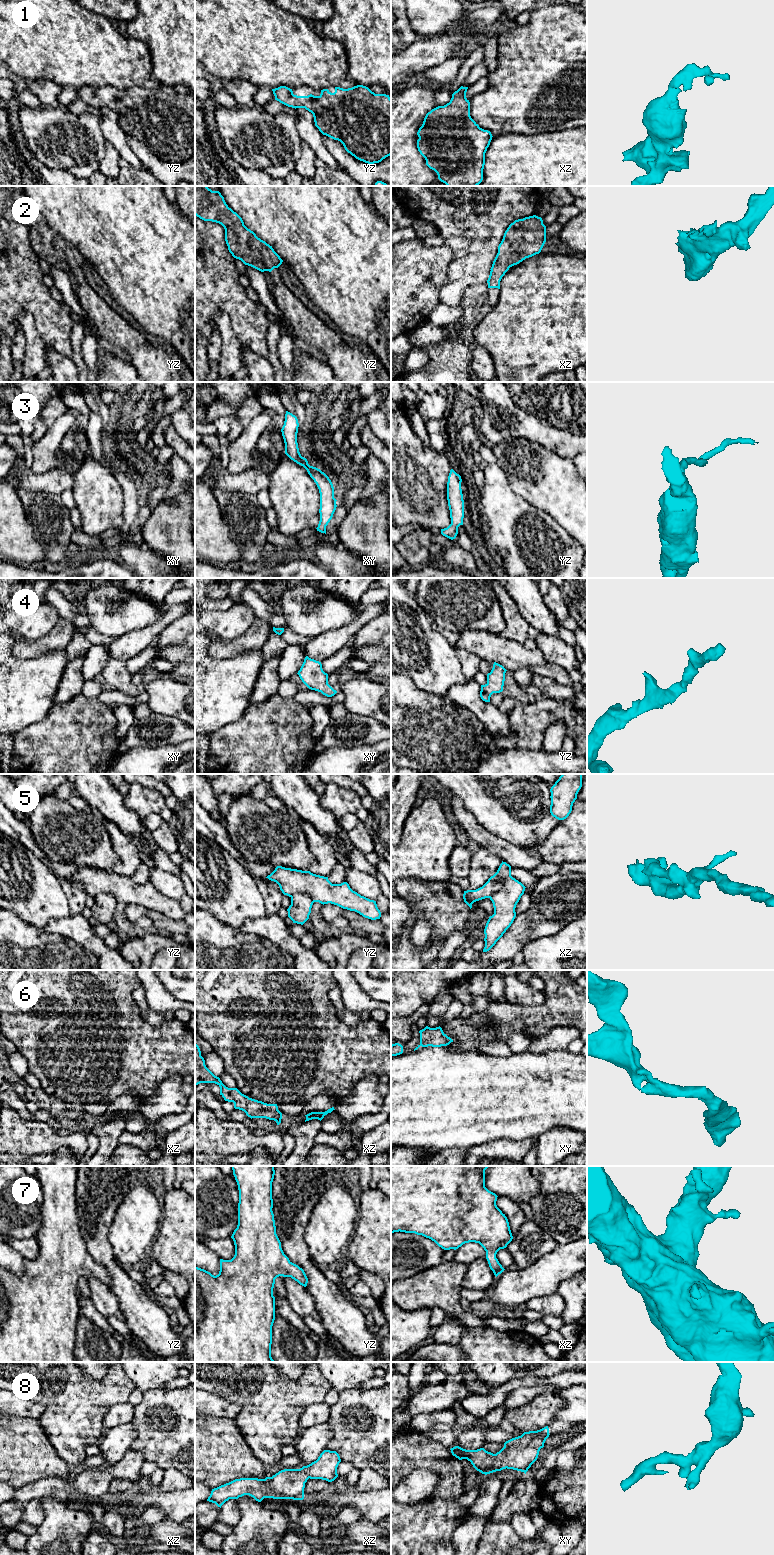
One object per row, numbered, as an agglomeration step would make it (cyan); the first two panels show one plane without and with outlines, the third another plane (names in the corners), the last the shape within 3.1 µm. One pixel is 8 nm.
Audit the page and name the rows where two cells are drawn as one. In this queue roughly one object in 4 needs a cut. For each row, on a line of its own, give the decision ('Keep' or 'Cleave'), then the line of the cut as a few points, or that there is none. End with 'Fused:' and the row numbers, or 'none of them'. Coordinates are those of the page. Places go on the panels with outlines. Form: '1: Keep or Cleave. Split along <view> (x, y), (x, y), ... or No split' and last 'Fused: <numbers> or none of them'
1: Keep. No split
2: Keep. No split
3: Keep. No split
4: Keep. No split
5: Cleave. Split along xz (497, 871), (500, 875), (501, 887), (489, 897)
6: Keep. No split
7: Keep. No split
8: Keep. No split
Fused: 5

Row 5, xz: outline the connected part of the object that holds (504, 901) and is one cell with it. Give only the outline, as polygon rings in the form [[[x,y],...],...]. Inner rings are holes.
[[[502,861],[497,872],[501,875],[502,887],[490,896],[494,914],[489,917],[484,929],[483,952],[489,951],[511,926],[516,917],[516,905],[526,888],[511,876],[511,866],[506,862]]]

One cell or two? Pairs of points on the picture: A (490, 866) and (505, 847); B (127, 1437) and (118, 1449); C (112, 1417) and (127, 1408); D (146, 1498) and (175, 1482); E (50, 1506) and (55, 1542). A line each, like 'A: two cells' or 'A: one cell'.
A: two cells
B: one cell
C: one cell
D: two cells
E: one cell

